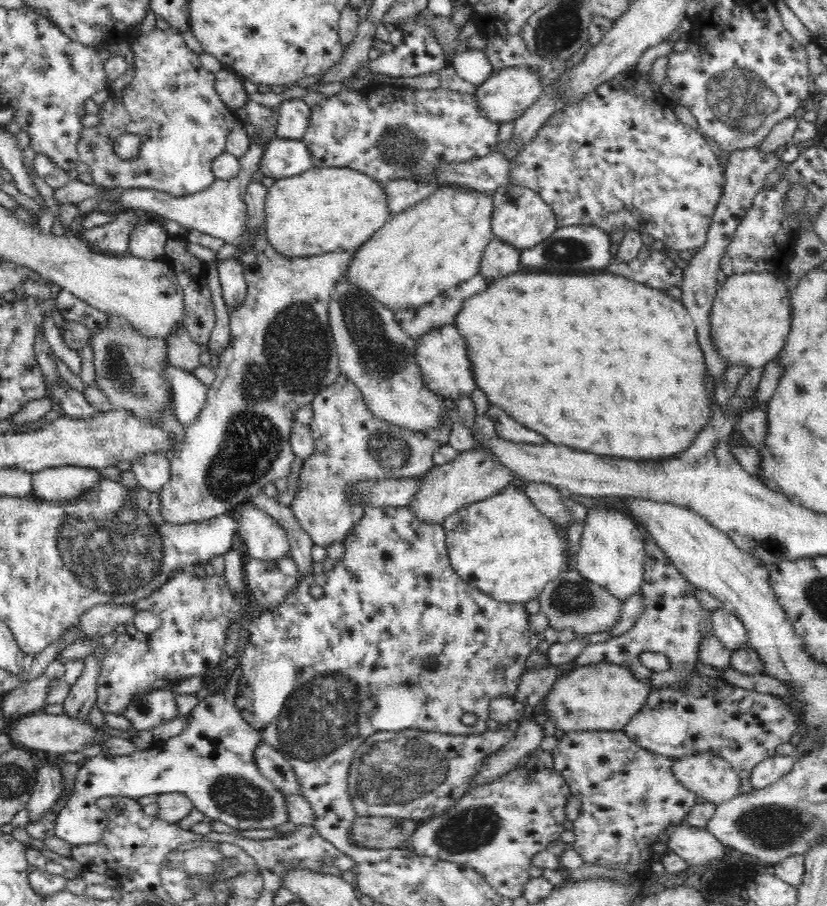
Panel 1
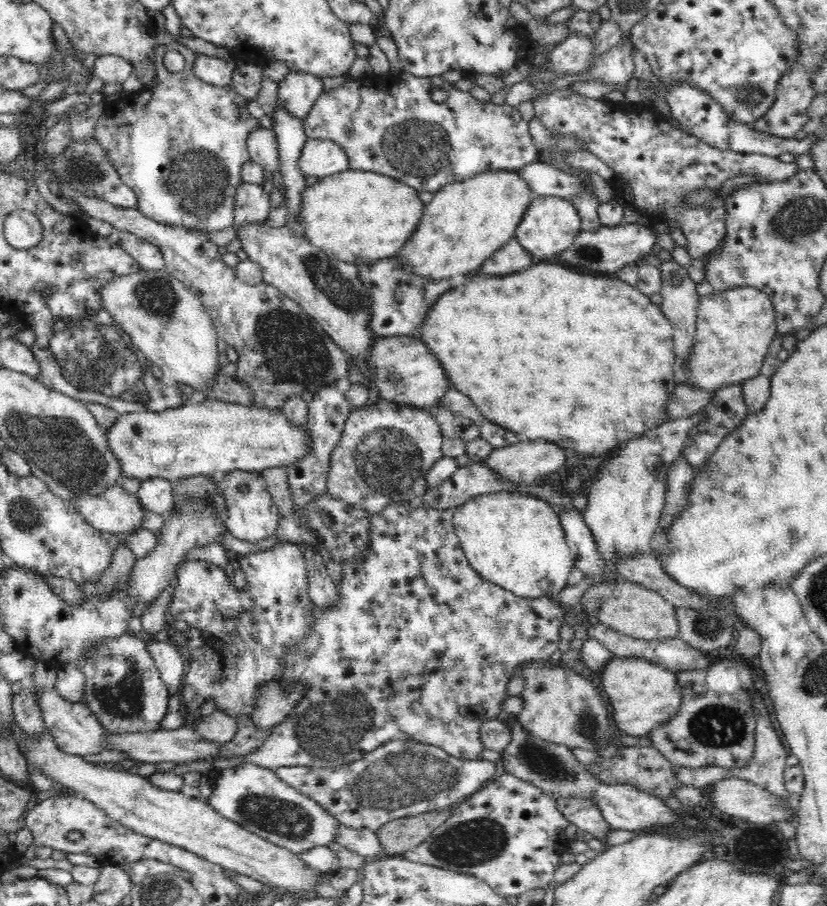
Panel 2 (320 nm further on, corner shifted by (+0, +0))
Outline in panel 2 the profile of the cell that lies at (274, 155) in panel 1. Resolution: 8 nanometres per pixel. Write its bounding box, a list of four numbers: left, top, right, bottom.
[299,139,350,179]

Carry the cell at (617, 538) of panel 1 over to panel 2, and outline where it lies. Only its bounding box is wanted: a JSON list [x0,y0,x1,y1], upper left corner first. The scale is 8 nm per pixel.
[583,412,704,563]

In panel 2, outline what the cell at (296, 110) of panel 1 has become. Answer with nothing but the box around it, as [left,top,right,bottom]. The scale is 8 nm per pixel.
[278,71,325,120]

